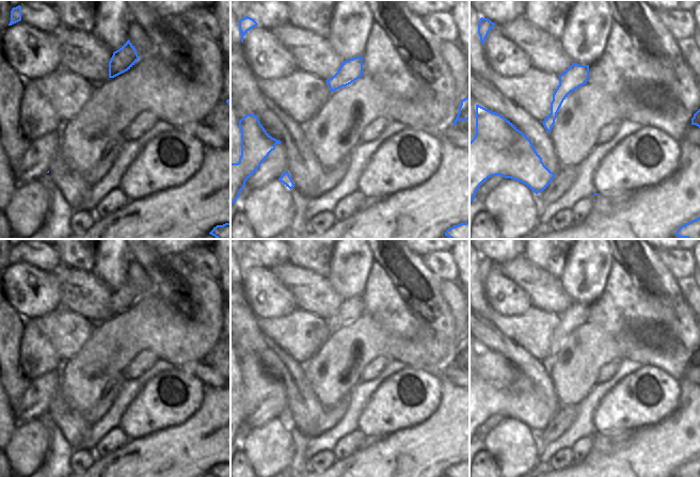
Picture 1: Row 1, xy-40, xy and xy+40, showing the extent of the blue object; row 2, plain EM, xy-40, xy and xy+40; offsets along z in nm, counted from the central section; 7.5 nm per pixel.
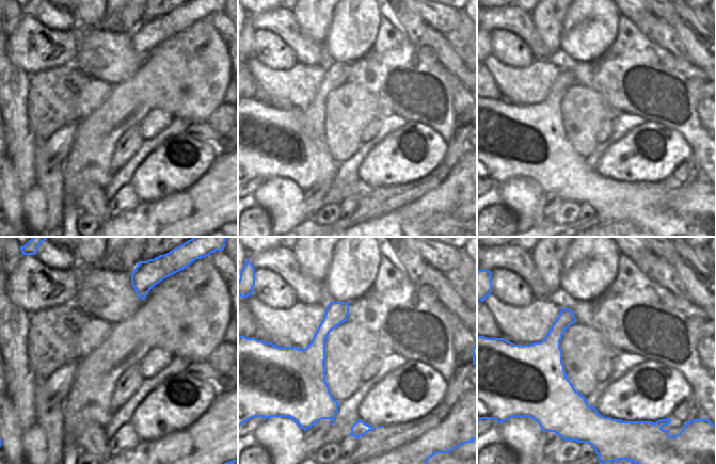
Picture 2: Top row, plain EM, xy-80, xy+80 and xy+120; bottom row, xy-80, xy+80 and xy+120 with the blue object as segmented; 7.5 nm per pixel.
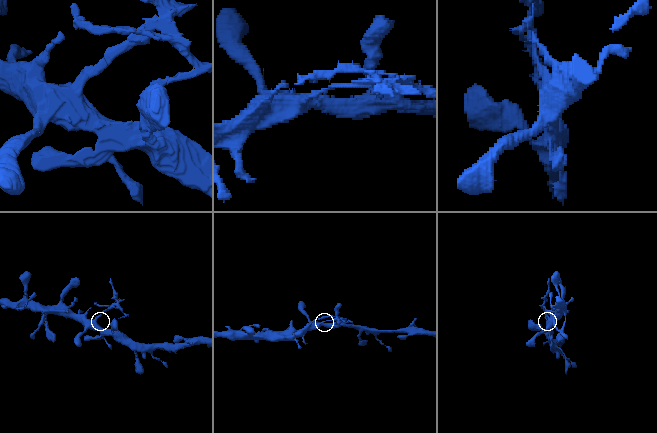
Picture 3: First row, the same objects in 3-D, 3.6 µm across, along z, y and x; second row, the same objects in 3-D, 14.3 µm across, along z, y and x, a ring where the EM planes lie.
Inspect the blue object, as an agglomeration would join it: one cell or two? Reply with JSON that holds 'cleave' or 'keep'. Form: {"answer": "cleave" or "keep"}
{"answer": "cleave"}

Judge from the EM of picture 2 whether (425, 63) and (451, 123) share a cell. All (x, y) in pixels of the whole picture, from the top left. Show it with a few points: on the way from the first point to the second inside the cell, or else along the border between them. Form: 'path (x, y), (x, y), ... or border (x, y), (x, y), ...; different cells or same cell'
path (440, 78), (447, 89), (449, 108); same cell

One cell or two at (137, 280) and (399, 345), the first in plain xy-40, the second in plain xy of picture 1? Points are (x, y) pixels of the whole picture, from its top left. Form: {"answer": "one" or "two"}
{"answer": "two"}

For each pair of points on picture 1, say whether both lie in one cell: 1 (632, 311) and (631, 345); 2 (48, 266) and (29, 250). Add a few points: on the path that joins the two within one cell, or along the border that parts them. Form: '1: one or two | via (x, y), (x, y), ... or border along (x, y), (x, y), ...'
1: one | via (632, 319), (629, 326), (631, 336)
2: one | via (44, 261), (33, 252)

